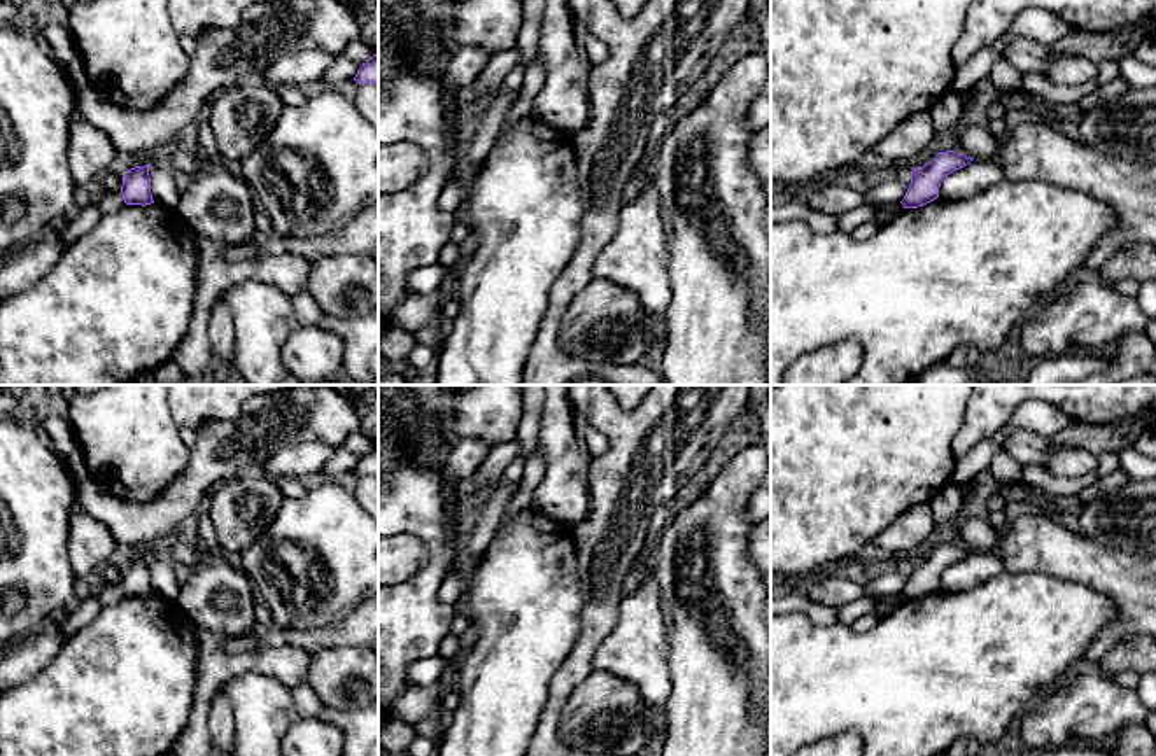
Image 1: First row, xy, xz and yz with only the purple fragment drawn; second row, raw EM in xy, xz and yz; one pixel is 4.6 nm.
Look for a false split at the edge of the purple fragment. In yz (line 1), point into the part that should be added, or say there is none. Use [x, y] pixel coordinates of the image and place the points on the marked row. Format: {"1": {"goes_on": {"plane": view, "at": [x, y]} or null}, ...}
{"1": {"goes_on": null}}

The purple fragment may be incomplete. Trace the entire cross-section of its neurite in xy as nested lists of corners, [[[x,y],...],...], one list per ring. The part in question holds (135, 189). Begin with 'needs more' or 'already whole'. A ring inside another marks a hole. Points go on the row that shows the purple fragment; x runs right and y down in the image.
already whole; [[[151,164],[135,166],[123,175],[121,194],[126,205],[151,205],[154,203],[151,194]]]

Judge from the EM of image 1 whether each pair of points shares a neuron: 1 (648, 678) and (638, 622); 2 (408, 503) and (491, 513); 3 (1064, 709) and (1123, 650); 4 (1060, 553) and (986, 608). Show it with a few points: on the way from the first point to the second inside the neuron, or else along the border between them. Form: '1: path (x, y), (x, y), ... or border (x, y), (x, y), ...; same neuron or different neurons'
1: path (643, 664), (640, 636); same neuron
2: border (465, 524), (454, 564); different neurons
3: border (1100, 672), (1113, 678); different neurons
4: border (1004, 569), (1011, 573), (1046, 573), (1074, 583); different neurons

